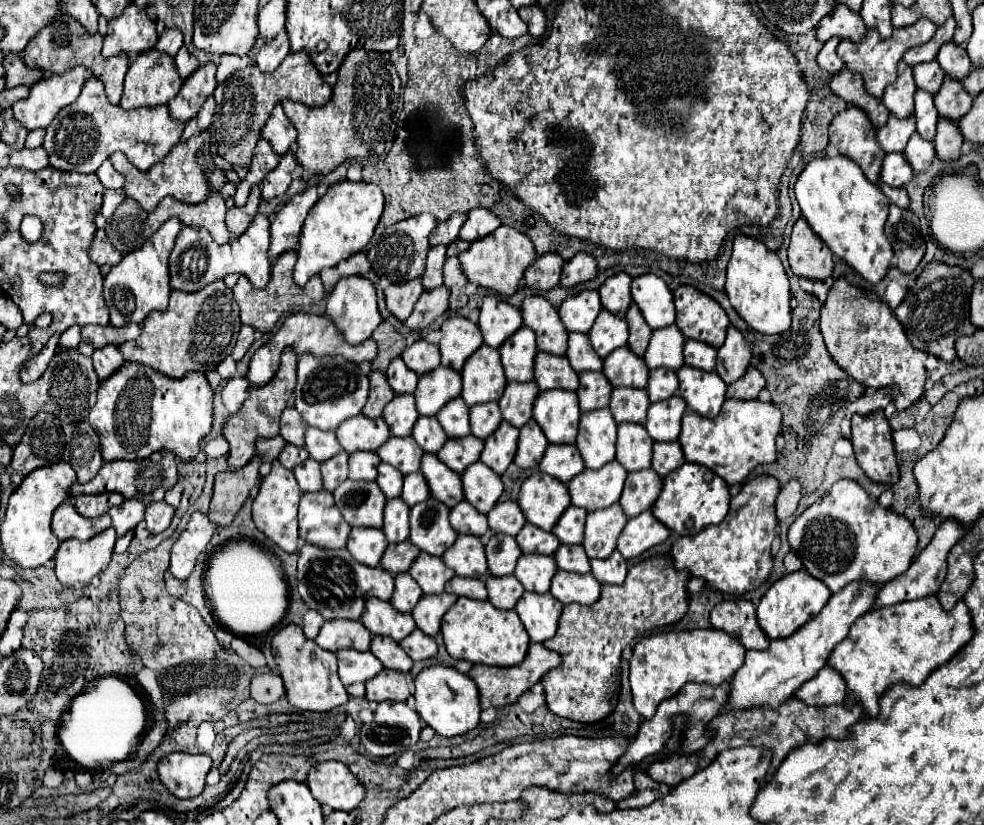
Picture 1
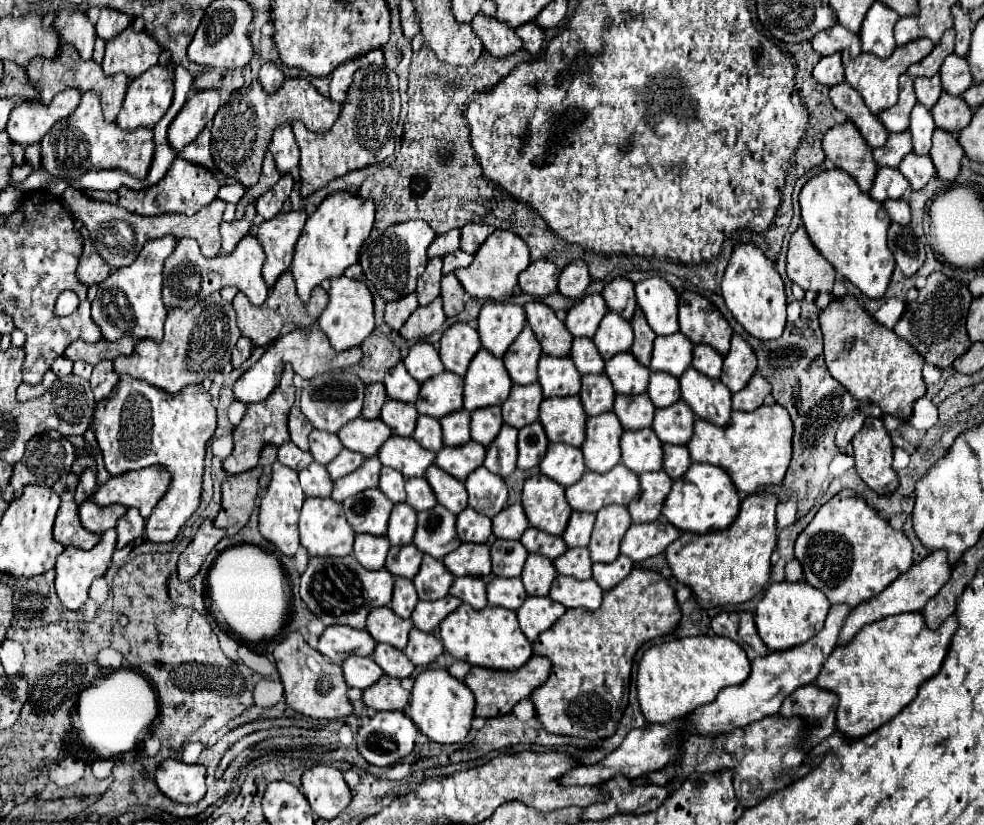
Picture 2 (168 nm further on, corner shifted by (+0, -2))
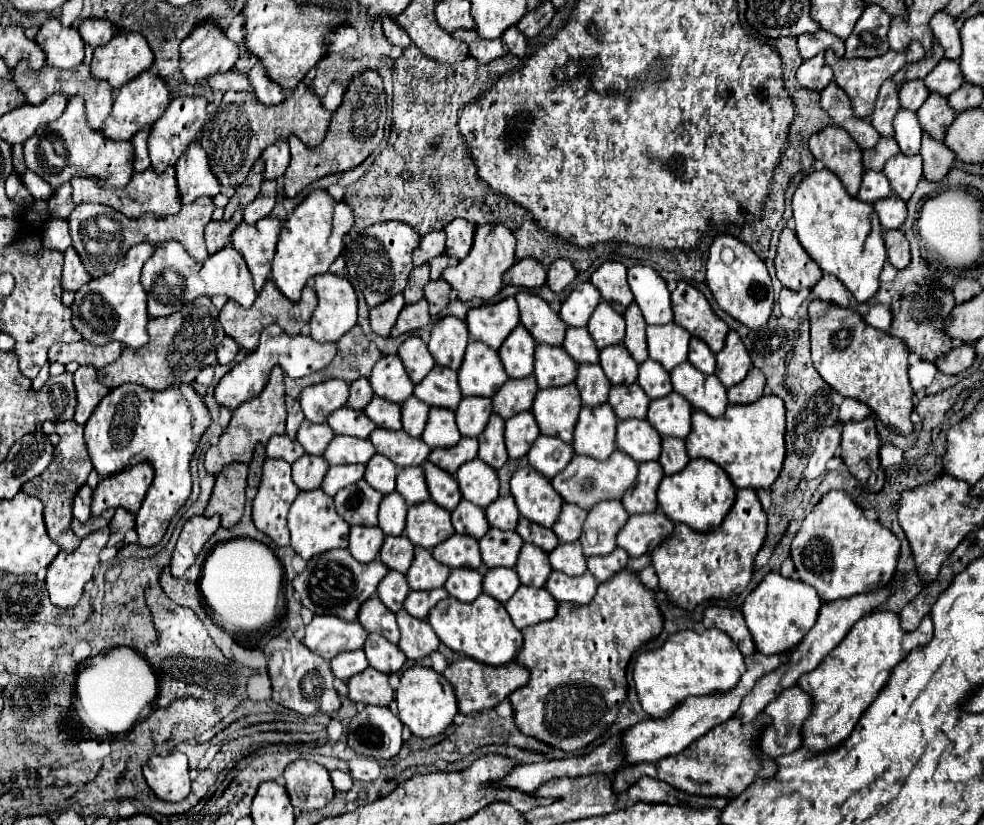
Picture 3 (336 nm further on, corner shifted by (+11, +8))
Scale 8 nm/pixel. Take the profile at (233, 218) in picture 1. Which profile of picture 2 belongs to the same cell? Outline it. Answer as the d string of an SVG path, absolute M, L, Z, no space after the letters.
M247 205L243 221L231 221L231 223L221 223L221 251L227 255L235 249L235 245L251 231L253 221L255 221L255 205Z

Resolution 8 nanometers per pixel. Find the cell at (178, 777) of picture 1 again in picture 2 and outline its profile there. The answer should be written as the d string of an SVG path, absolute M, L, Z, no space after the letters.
M165 759L155 771L155 783L171 801L191 805L201 801L205 795L205 767Z

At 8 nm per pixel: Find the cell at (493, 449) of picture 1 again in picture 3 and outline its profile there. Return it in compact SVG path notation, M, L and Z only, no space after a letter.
M492 413L488 425L482 431L482 435L478 437L478 441L480 441L478 457L484 463L488 463L490 467L500 469L508 459L506 445L504 445L504 419L500 419L500 415Z

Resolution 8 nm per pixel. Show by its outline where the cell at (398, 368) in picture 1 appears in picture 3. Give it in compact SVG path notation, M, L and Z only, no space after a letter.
M384 355L374 365L370 385L378 397L394 403L404 403L414 389L412 379L408 377L402 361L396 355Z

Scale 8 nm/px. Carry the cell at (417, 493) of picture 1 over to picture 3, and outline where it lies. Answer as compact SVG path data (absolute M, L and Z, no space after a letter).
M404 467L398 471L396 479L396 491L406 499L408 505L428 501L428 487L424 481L424 471L422 467Z

